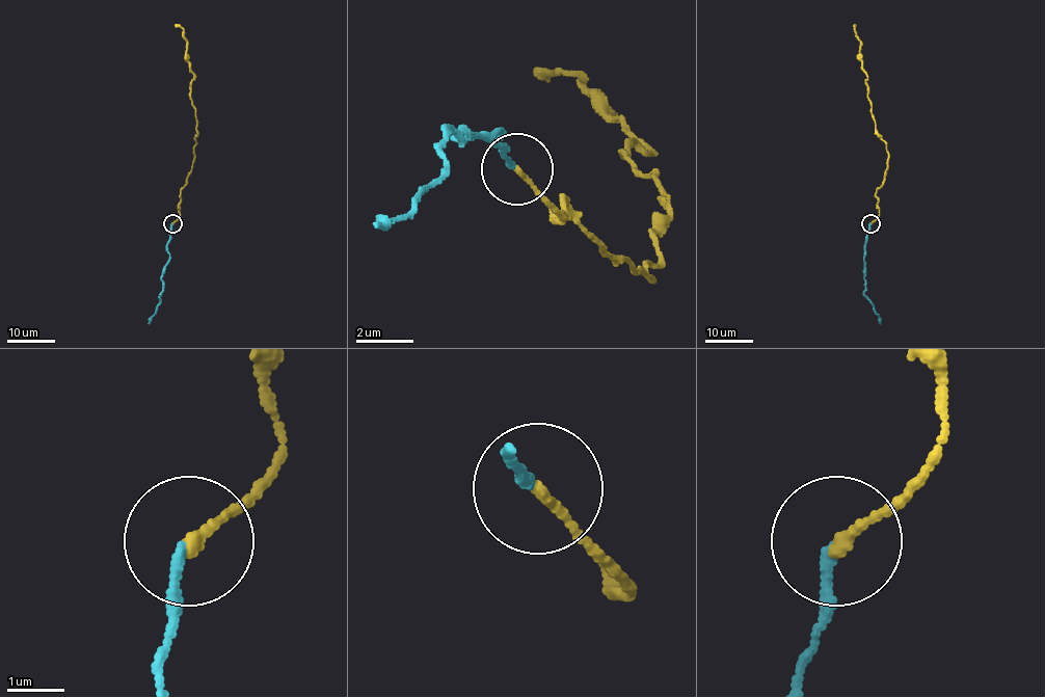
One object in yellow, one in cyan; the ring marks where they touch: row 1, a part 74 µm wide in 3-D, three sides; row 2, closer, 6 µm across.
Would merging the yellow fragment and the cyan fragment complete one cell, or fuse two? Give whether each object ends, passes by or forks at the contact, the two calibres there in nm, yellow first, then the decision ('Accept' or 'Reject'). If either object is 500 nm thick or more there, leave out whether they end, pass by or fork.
At the ring yellow ends. At the ring cyan ends. Thickness 190 nm (yellow) against 170 nm. Accept

